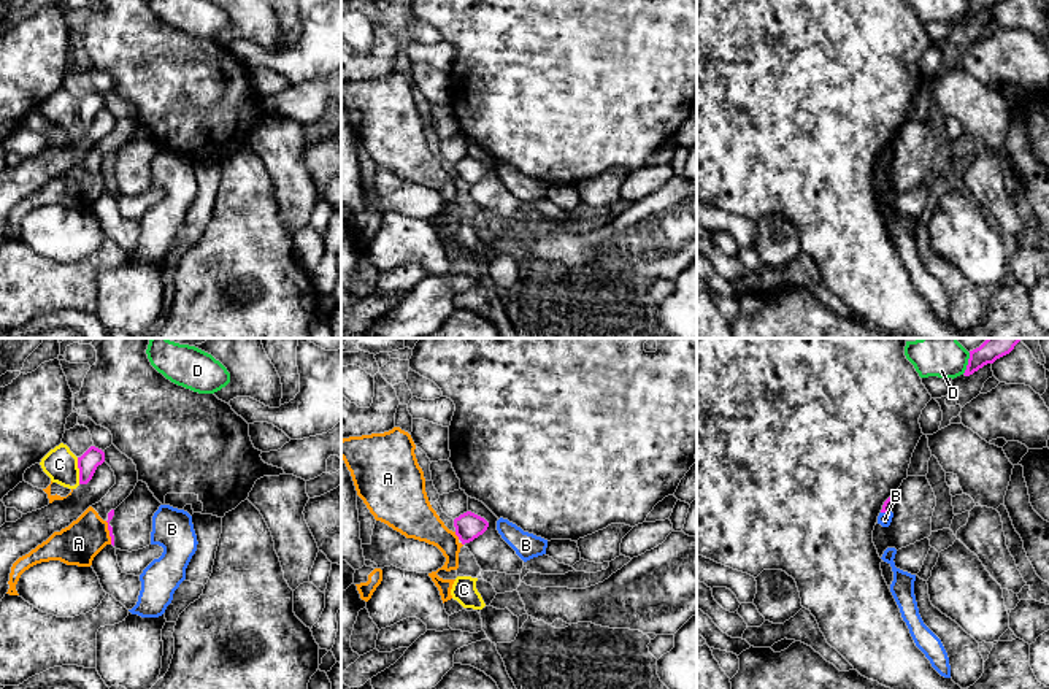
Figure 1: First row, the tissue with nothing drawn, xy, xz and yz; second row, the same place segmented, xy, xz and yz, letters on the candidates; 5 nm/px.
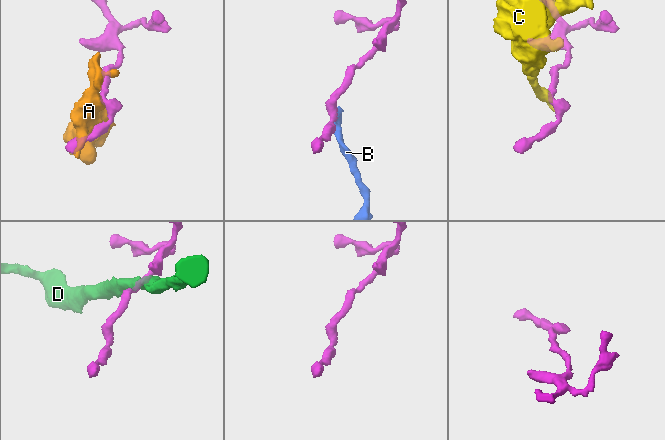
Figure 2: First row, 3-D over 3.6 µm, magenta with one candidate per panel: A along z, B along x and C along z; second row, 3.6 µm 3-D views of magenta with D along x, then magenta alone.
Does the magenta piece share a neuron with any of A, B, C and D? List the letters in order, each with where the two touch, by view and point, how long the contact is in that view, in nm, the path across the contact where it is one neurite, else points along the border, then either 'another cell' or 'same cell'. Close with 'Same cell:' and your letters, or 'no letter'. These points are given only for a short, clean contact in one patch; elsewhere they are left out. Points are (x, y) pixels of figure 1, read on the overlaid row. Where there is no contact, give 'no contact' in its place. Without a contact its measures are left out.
A: contact xz (456, 534); length 50 nm; another cell
B: contact yz (886, 511); length 60 nm; border yz (891, 510), (881, 513); another cell
C: contact xy (80, 470); length 140 nm; border xy (76, 458), (80, 483); another cell
D: contact yz (968, 364); length 120 nm; border yz (970, 353), (967, 369), (962, 373); another cell
Same cell: no letter

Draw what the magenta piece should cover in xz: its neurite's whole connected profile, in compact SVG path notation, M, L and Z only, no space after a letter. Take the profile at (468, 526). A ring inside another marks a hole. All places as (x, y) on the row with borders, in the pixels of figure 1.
M467 511L454 519L454 527L455 535L462 545L465 545L482 535L487 530L489 522L478 514Z

